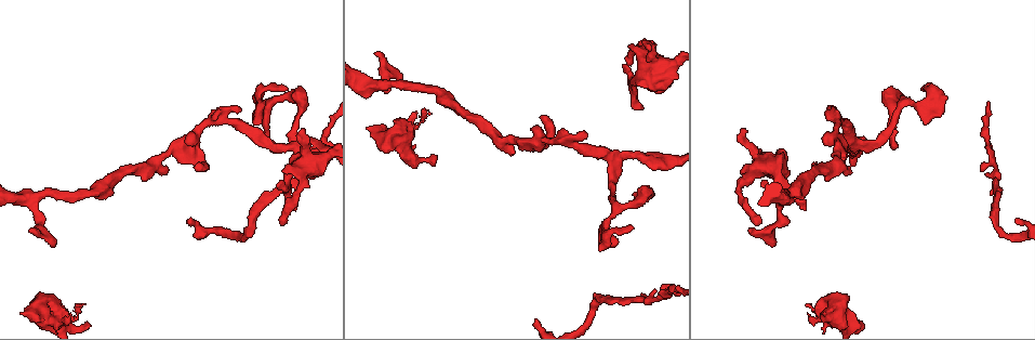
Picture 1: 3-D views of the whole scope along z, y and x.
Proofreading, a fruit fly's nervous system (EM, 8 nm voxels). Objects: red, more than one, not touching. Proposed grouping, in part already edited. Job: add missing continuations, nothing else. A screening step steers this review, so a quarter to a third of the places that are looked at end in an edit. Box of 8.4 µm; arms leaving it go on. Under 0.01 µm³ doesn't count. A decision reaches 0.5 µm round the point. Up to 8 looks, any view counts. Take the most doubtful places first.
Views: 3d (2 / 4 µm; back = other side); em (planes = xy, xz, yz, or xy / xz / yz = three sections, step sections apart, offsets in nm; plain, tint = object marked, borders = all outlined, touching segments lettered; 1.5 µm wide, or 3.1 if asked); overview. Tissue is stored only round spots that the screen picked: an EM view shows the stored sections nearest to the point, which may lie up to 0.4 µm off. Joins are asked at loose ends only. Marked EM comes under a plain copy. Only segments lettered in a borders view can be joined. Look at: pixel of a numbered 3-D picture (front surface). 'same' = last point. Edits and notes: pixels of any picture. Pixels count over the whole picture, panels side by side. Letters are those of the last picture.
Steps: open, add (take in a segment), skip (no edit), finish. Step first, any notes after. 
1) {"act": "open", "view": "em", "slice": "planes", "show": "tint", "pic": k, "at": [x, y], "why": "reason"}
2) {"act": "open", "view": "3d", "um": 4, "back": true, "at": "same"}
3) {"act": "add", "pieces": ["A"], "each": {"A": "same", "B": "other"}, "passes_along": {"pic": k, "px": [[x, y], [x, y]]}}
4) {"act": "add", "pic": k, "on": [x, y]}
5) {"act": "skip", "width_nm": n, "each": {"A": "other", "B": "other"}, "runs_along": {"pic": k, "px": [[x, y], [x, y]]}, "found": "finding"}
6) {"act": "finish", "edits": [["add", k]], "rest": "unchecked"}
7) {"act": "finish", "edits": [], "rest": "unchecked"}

{"act": "open", "view": "3d", "um": 2, "pic": 1, "at": [543, 115], "why": "an open end"}

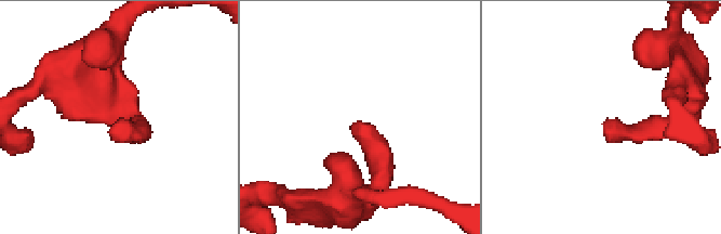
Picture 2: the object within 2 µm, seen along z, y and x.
{"act": "open", "view": "em", "slice": "planes", "show": "borders", "pic": 2, "at": [113, 137], "why": "need the tissue"}

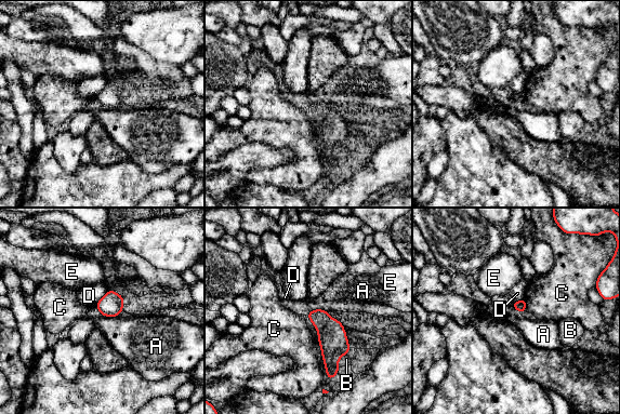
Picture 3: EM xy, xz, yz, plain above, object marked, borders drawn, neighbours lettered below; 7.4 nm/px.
{"act": "skip", "each": {"A": "other", "B": "other", "C": "other", "D": "other", "E": "other"}, "border": {"pic": 3, "px": [[118, 315], [103, 317]]}, "found": "none of them fits"}

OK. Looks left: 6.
{"act": "open", "view": "em", "slice": "planes", "show": "borders", "pic": 1, "at": [642, 107], "why": "an open end"}

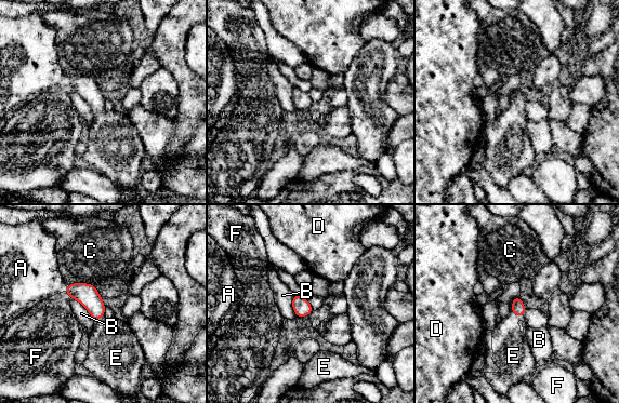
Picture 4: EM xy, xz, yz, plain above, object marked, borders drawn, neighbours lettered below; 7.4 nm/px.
{"act": "add", "pieces": ["E"], "width_nm": 100, "longest_contact_nm": ["B", 260], "each": {"A": "other", "B": "other", "C": "other", "D": "other", "E": "same", "F": "other"}, "found": "it goes on there"}

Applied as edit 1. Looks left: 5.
{"act": "open", "view": "overview", "why": "redraw"}

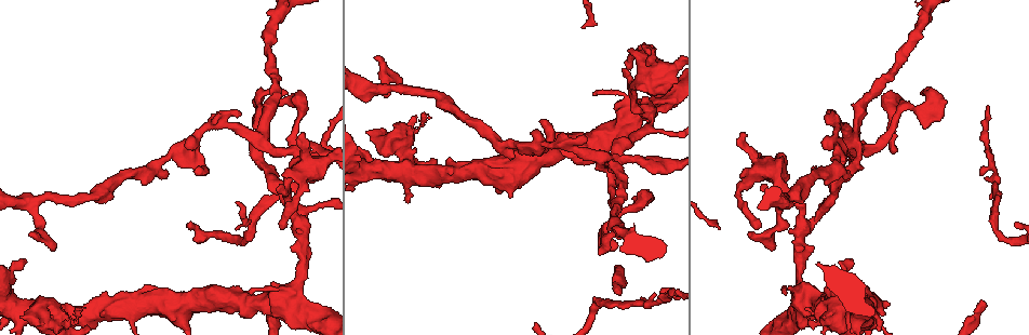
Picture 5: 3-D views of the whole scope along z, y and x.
{"act": "open", "view": "em", "slice": "planes", "show": "borders", "pic": 5, "at": [741, 133], "why": "branch stops here"}

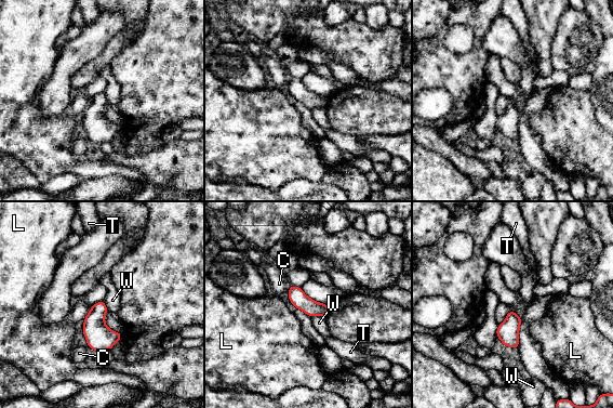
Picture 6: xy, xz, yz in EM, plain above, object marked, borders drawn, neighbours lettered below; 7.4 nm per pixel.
{"act": "skip", "each": {"C": "other", "L": "other", "T": "other", "W": "other"}, "border": {"pic": 6, "px": [[325, 316], [311, 317]]}, "found": "none of them fits"}

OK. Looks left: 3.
{"act": "finish", "edits": [["add", 4]], "rest": "unchecked"}

